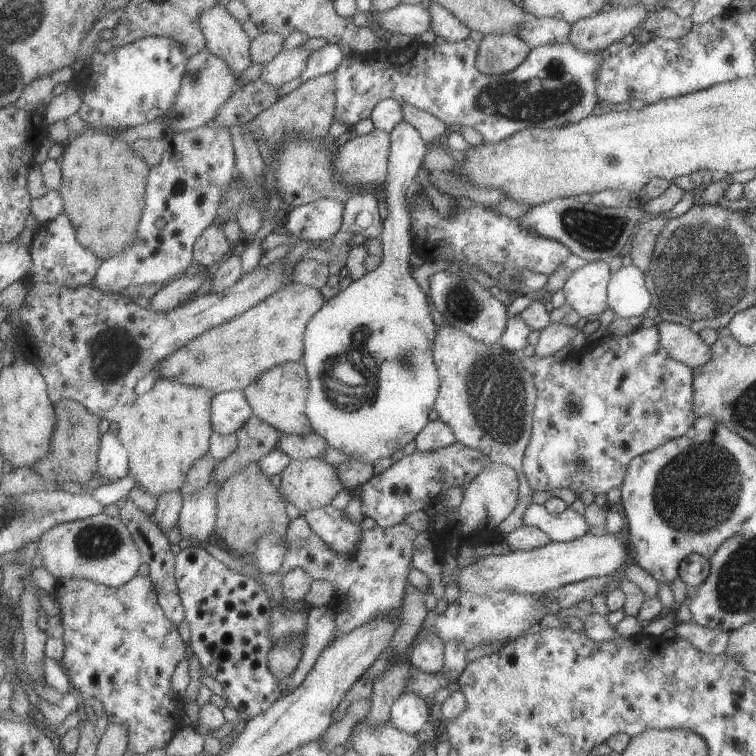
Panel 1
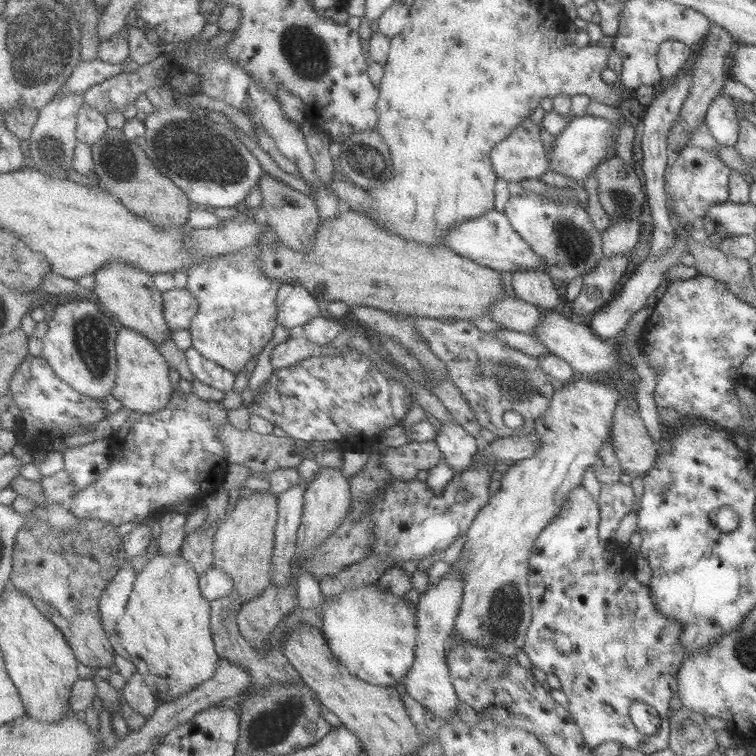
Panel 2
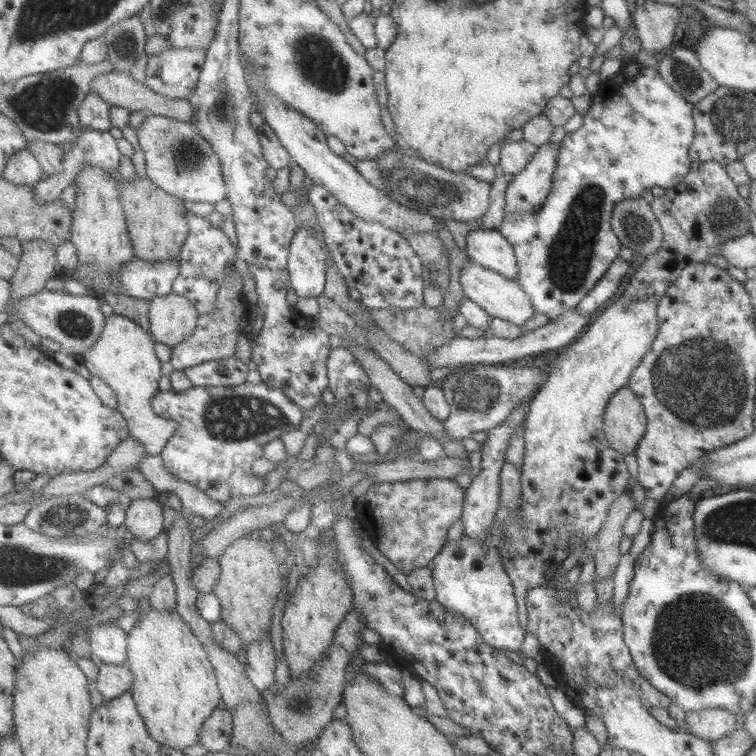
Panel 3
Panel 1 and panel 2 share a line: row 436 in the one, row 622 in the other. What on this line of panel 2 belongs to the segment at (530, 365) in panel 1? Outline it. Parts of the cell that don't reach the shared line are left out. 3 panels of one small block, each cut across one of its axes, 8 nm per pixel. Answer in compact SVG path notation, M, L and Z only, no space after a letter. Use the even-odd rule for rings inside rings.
M583 485L580 488L573 490L572 494L566 498L566 504L564 508L552 520L552 524L548 526L542 532L540 538L536 542L536 548L532 554L532 560L530 560L529 573L529 586L530 594L532 598L532 609L533 609L533 620L528 630L528 635L523 646L524 652L529 656L531 663L546 674L554 674L559 678L561 689L568 699L568 709L572 714L573 720L577 723L577 726L581 727L581 732L584 734L585 742L591 748L595 748L604 742L616 742L619 746L625 746L631 750L638 750L643 754L653 754L659 750L663 750L668 746L668 734L670 733L670 726L668 725L668 710L669 709L669 698L673 698L677 694L677 679L676 674L678 668L682 664L683 656L680 642L678 642L678 634L680 633L680 622L674 620L674 618L668 618L663 616L660 612L655 610L654 604L650 599L649 587L639 584L633 574L629 574L629 578L625 574L613 574L615 572L615 560L611 558L615 550L607 552L603 544L600 543L599 534L597 529L599 528L600 522L600 507L598 503L591 498L589 493L585 491ZM631 702L644 702L649 704L657 711L657 714L661 720L660 727L655 731L654 734L649 736L639 733L637 729L631 723L629 719L629 712L627 709L631 706Z

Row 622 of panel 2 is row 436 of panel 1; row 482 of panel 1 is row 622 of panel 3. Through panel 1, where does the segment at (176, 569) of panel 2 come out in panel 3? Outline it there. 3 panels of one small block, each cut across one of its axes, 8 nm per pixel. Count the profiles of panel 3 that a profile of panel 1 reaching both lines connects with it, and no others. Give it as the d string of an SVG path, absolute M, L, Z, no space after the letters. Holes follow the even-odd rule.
M155 607L141 619L128 633L127 663L134 676L132 688L140 713L143 715L149 734L161 744L183 750L200 742L204 722L221 704L222 692L208 650L201 639L192 631L182 614L176 610L157 610Z

